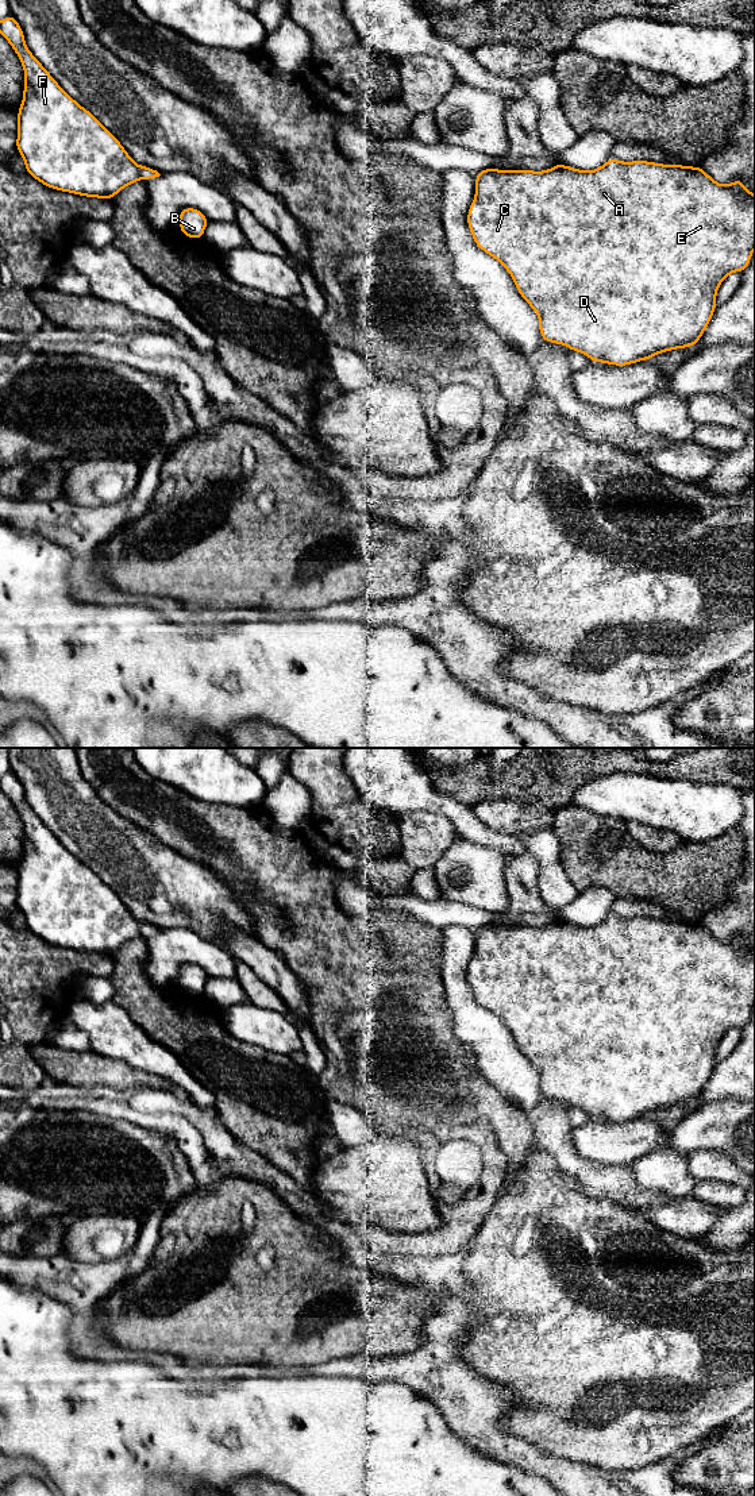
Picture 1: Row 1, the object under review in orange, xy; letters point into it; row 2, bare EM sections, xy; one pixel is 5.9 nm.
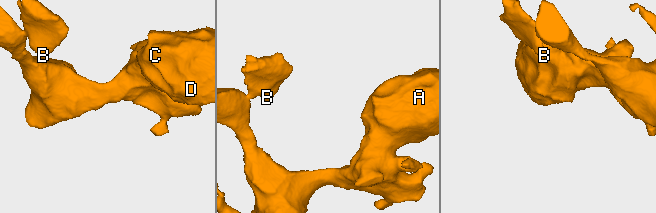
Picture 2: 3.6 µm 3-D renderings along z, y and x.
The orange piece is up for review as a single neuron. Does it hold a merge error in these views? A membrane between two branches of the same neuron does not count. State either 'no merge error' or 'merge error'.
merge error

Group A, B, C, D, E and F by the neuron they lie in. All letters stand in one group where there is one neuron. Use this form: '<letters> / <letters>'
A C D E F / B

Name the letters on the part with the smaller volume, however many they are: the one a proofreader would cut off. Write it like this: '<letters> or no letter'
B

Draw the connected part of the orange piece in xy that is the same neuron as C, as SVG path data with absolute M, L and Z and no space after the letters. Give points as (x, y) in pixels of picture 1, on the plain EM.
M609 914L601 924L590 928L561 919L544 928L505 928L489 924L475 932L475 953L467 968L467 982L474 999L508 1026L520 1052L539 1071L539 1087L544 1098L565 1100L570 1107L585 1110L592 1118L627 1122L698 1099L717 1063L716 1049L720 1040L733 1027L743 1029L751 1018L755 1005L755 951L750 949L739 934L729 941L720 941L700 922L675 919L621 918Z

